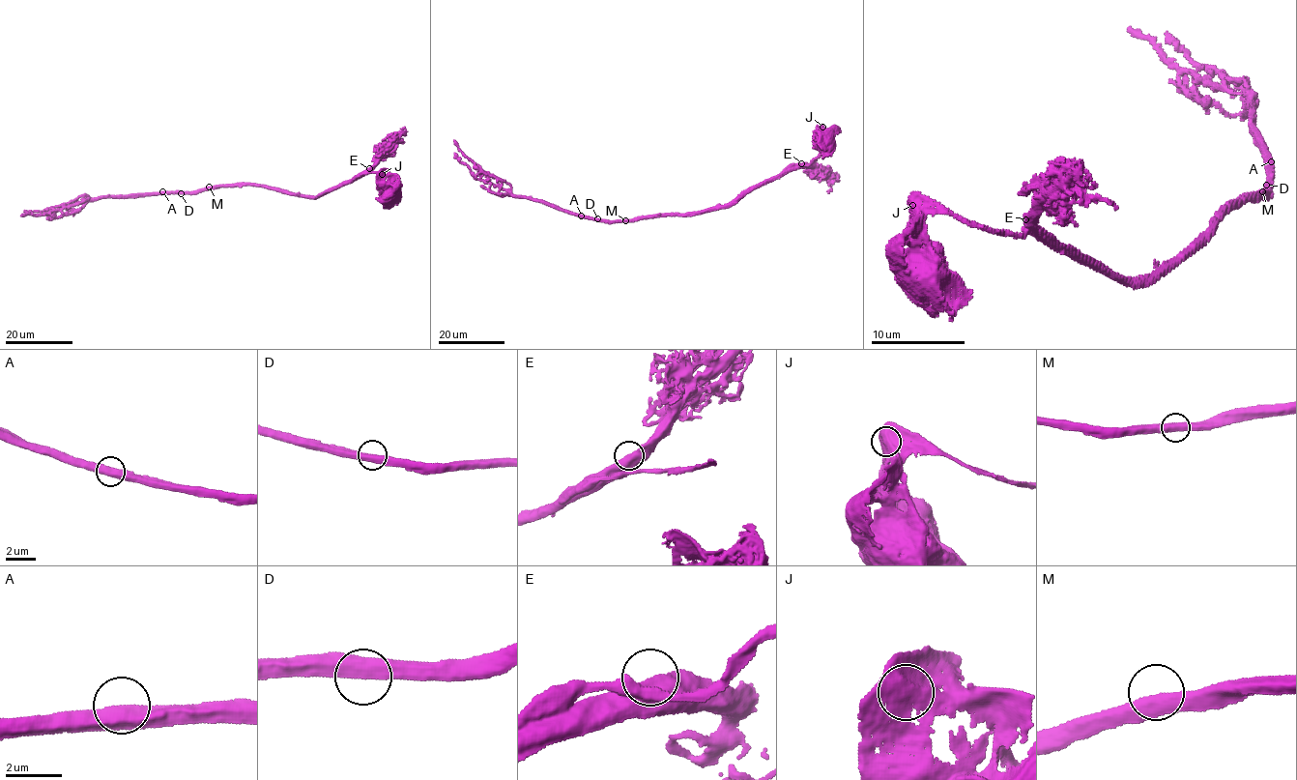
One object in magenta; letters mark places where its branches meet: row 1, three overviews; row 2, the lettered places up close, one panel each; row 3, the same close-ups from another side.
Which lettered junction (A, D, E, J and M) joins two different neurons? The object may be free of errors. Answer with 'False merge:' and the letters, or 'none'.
False merge: none

